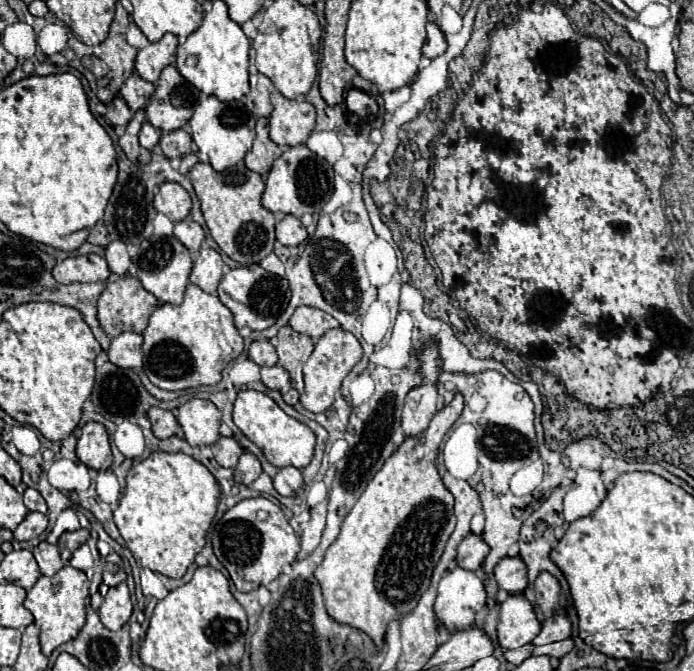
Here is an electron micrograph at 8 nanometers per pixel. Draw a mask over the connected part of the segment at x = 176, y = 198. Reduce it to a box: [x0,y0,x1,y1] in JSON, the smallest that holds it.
[154,183,192,223]

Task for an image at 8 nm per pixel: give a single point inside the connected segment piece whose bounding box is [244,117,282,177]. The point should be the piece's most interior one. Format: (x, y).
(264, 152)

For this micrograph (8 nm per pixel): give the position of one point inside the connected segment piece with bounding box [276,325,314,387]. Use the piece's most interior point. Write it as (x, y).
(293, 348)

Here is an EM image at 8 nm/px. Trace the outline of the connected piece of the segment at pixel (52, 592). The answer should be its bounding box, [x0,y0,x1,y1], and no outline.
[24,567,90,655]

